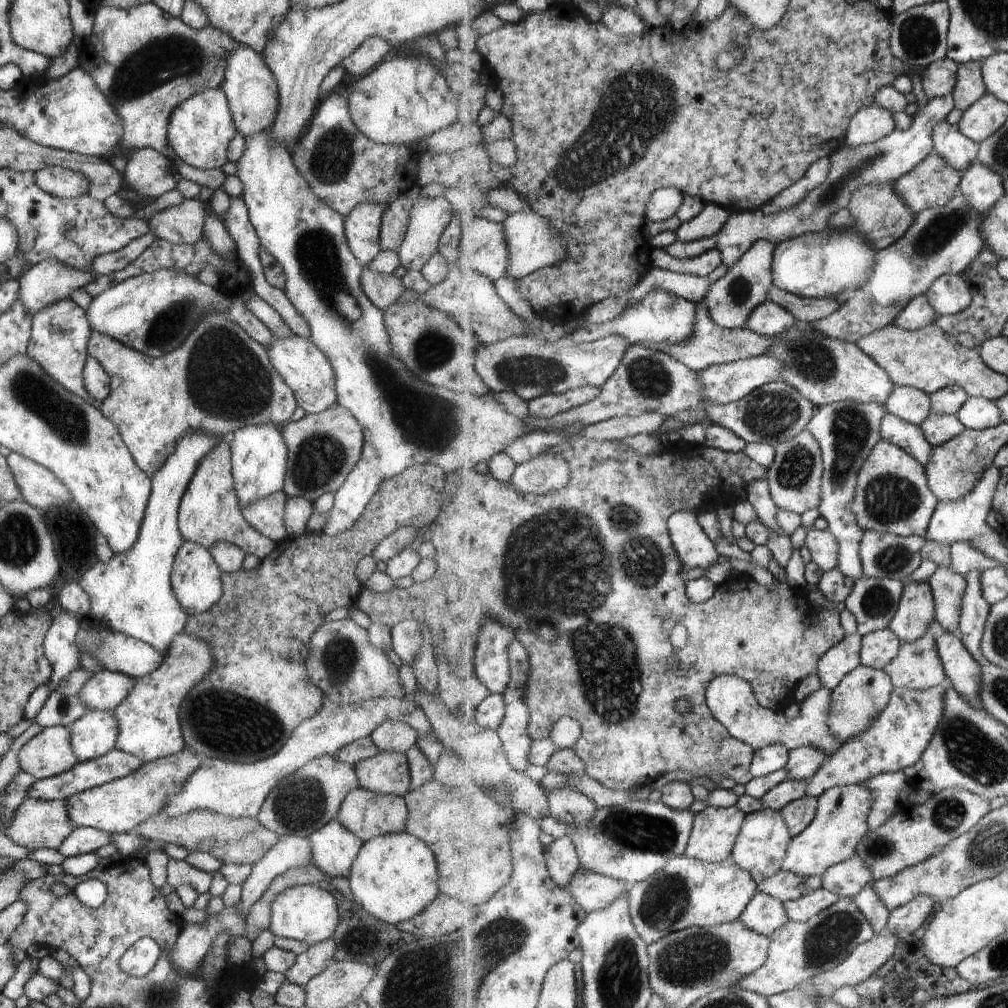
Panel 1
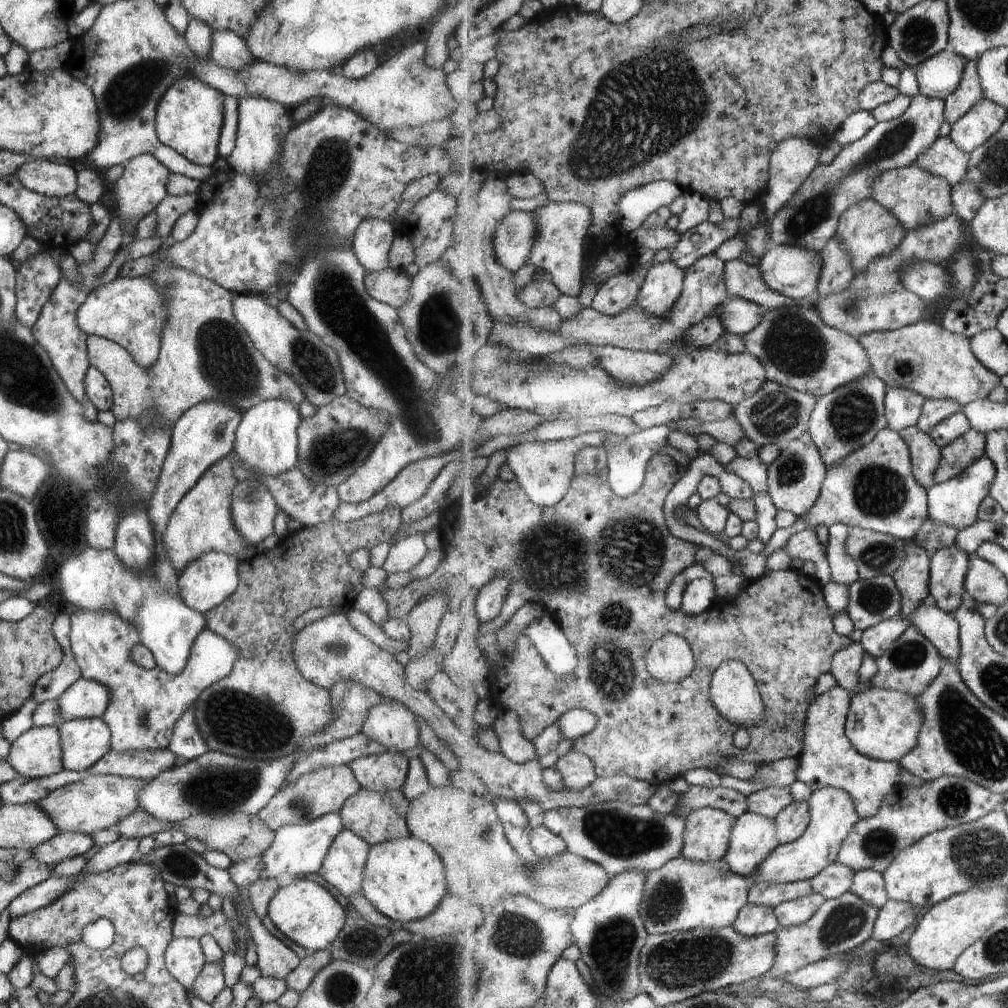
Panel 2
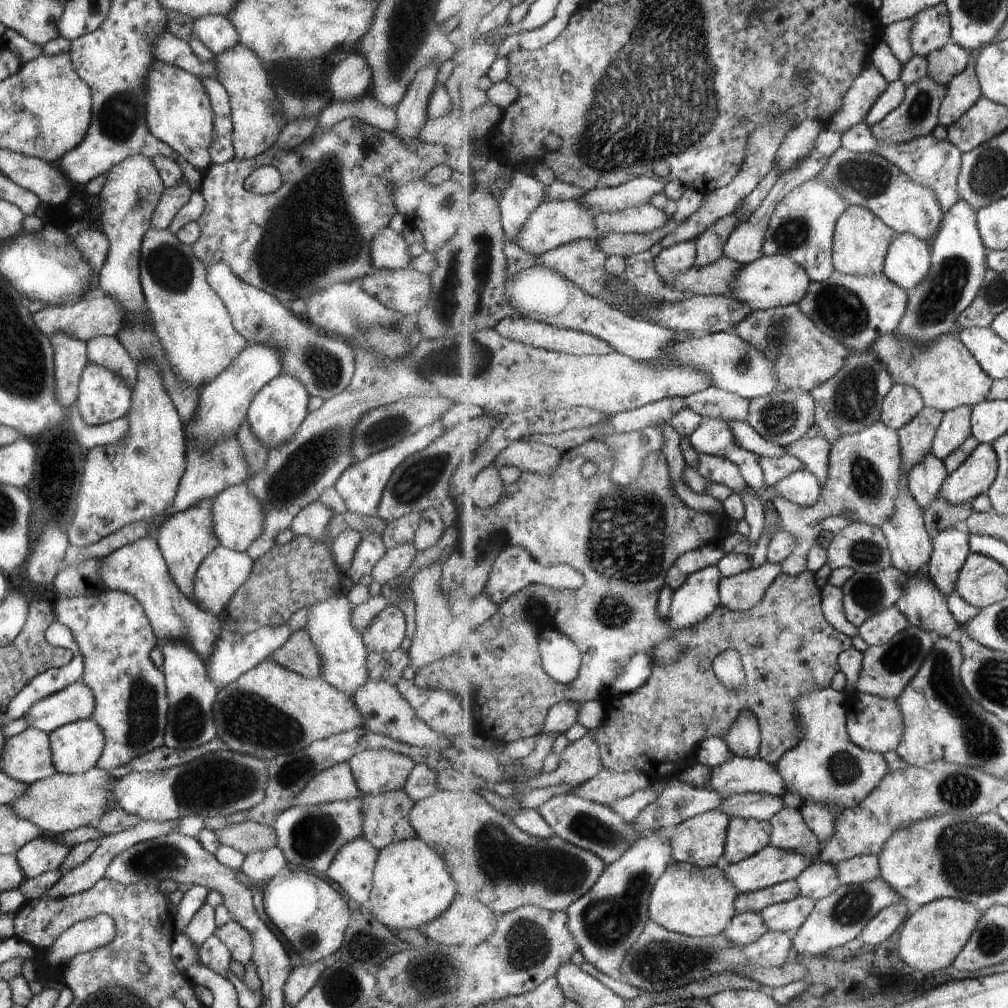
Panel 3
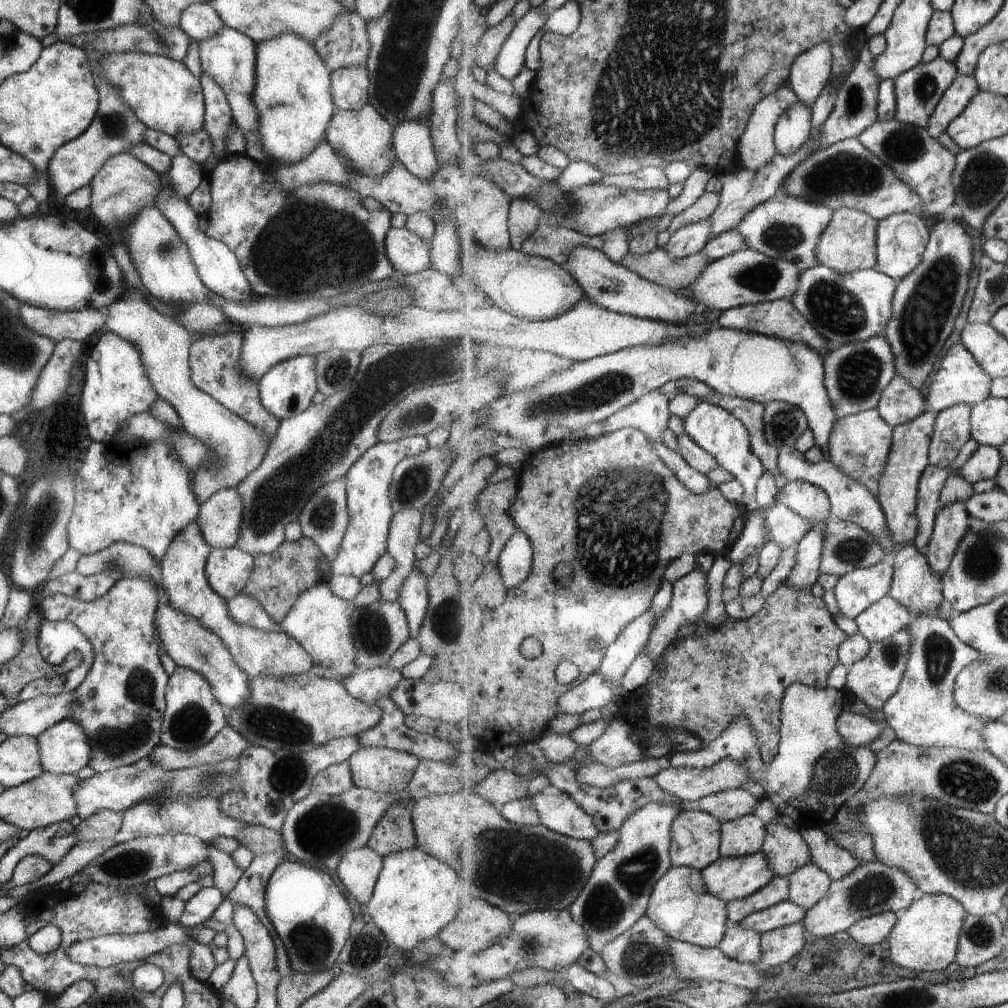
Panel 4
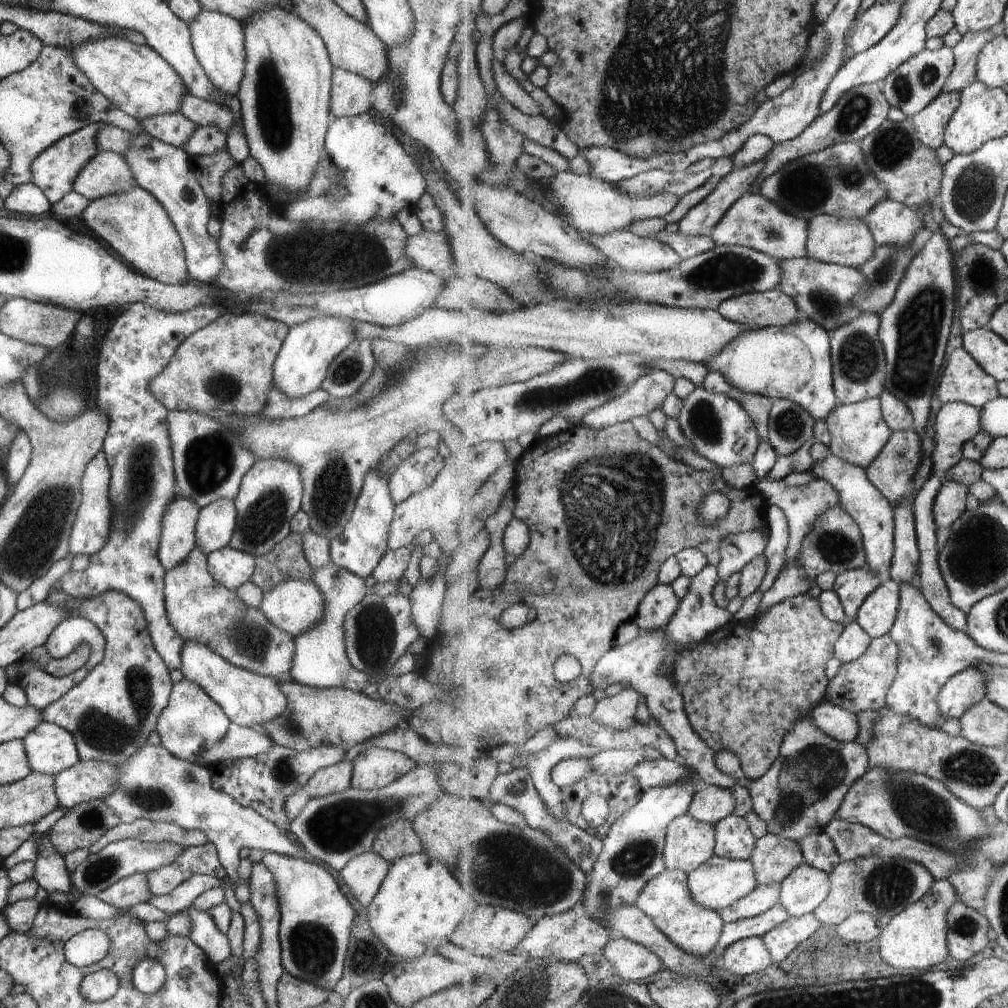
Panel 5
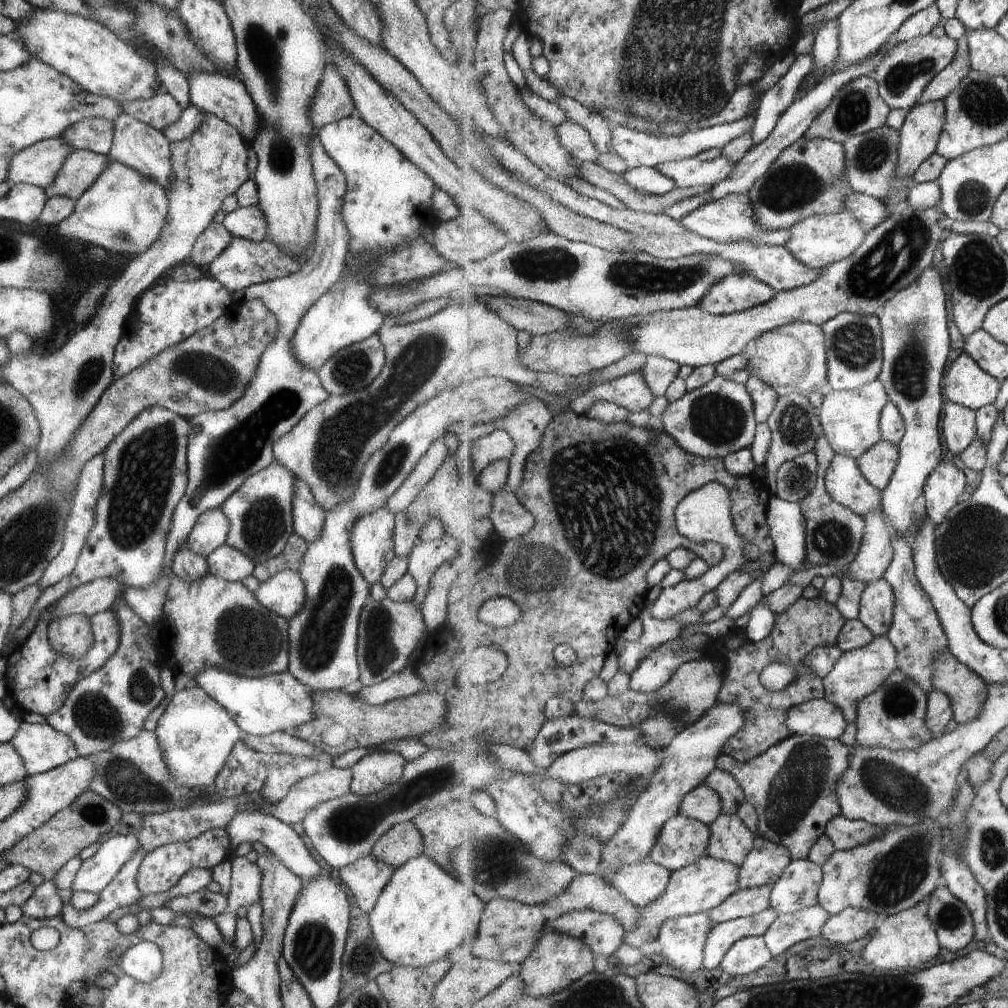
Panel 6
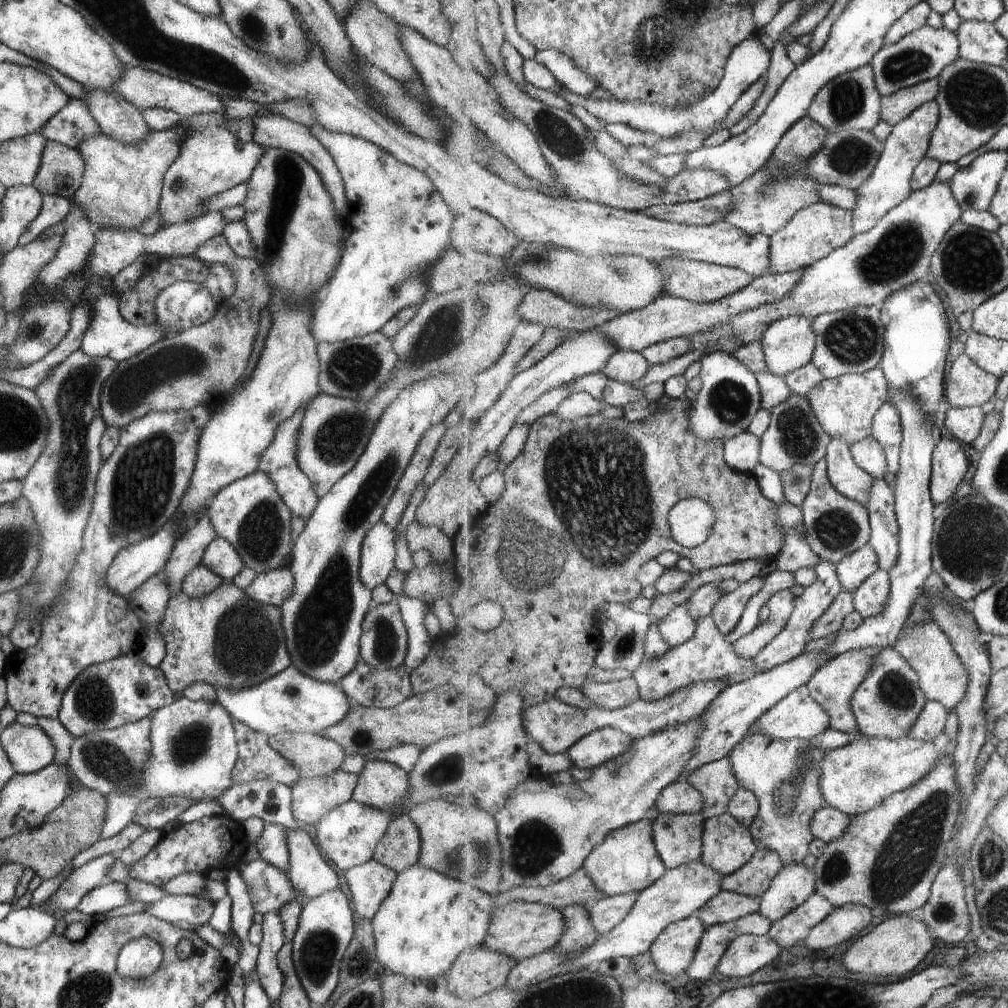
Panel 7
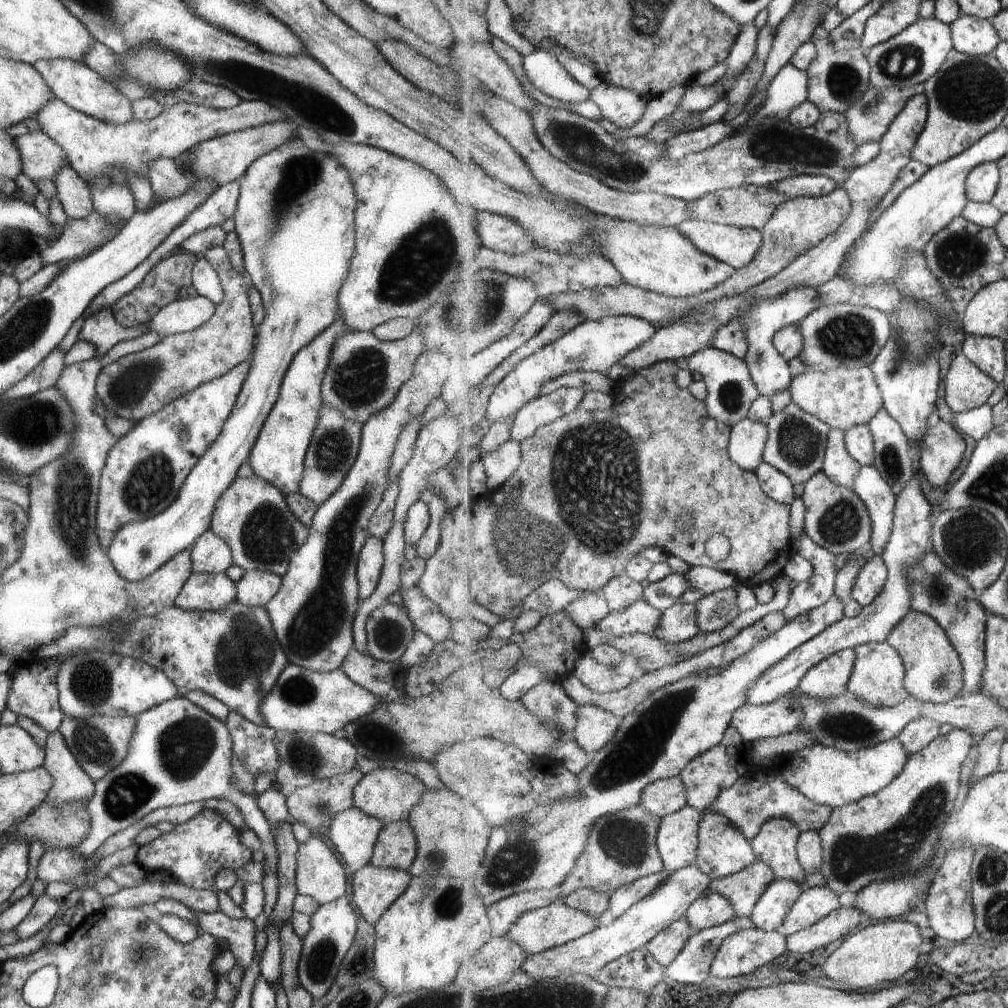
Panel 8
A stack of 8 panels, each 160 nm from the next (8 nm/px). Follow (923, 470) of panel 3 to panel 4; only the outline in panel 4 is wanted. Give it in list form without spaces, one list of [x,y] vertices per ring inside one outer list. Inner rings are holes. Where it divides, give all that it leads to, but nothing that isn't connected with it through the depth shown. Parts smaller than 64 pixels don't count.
[[[929,465],[920,480],[918,491],[917,514],[920,518],[920,531],[915,539],[915,547],[921,552],[927,552],[933,540],[936,518],[941,510],[941,495],[943,487],[952,470]]]

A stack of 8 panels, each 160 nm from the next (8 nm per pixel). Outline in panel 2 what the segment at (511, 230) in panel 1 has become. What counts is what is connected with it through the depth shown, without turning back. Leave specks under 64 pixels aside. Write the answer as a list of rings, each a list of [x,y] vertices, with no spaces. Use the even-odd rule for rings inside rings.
[[[549,202],[537,208],[533,214],[537,216],[537,242],[533,246],[533,256],[529,256],[528,264],[535,264],[543,269],[555,287],[562,294],[577,296],[581,294],[584,280],[582,277],[585,264],[585,240],[591,224],[591,210],[579,202]]]

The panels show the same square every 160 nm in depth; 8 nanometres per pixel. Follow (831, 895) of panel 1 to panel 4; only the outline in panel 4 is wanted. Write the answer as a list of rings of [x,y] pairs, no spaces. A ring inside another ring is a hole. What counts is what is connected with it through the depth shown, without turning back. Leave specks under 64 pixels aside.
[[[783,901],[771,908],[754,912],[746,916],[740,923],[745,928],[756,930],[764,935],[772,930],[801,923],[805,918],[806,908],[793,901]]]

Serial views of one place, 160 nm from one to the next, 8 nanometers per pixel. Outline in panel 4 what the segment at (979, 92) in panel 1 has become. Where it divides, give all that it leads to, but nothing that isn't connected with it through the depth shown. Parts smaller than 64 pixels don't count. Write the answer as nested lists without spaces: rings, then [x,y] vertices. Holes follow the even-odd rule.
[[[958,73],[955,82],[945,91],[927,128],[929,134],[939,140],[948,126],[959,118],[980,91],[980,85],[975,74]]]

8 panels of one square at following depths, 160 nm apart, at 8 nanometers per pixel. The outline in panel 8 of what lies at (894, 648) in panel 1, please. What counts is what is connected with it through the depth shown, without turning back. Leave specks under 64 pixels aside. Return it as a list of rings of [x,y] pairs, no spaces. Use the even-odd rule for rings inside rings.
[[[875,555],[863,564],[857,582],[853,586],[852,599],[865,608],[884,592],[886,583],[888,583],[888,566],[879,555]]]

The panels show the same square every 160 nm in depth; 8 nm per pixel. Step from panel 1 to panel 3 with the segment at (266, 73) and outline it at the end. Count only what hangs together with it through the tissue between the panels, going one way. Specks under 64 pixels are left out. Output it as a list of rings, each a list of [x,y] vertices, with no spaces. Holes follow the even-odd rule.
[[[205,15],[192,20],[192,35],[195,35],[213,54],[238,43],[237,31],[227,17]]]

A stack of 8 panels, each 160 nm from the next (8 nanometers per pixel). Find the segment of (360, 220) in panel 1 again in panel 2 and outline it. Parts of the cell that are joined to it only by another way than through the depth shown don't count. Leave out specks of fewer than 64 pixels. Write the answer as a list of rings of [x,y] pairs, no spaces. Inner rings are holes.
[[[365,218],[353,232],[349,247],[366,272],[379,271],[389,267],[389,248],[396,229],[388,221]]]

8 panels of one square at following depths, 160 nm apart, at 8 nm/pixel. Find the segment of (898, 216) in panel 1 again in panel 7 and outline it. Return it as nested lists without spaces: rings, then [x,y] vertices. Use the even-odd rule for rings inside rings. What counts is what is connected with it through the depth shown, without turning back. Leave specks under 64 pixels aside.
[[[823,201],[803,208],[797,212],[796,216],[793,216],[792,220],[789,220],[785,228],[771,236],[771,262],[769,262],[771,266],[767,270],[767,275],[812,267],[813,264],[854,240],[856,230],[853,224],[853,211],[844,210]]]

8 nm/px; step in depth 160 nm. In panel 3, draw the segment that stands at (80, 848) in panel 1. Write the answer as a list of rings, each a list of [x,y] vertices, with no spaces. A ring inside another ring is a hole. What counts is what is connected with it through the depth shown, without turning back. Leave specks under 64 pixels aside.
[[[43,834],[26,842],[14,855],[24,877],[28,879],[57,869],[71,847],[56,841],[51,835]]]

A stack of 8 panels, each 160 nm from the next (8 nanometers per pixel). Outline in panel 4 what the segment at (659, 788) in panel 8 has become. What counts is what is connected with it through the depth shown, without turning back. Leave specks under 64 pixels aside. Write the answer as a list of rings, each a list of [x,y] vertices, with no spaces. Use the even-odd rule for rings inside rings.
[[[741,788],[706,796],[698,801],[698,808],[715,815],[721,823],[726,823],[751,815],[760,801],[760,798]]]

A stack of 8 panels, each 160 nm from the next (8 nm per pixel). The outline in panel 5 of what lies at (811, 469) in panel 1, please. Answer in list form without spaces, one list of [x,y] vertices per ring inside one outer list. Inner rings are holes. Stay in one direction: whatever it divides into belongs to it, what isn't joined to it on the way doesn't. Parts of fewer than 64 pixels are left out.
[[[764,479],[763,481],[759,481],[755,487],[761,492],[761,496],[768,501],[770,506],[779,506],[785,512],[785,516],[787,516],[790,530],[790,544],[787,550],[787,561],[785,562],[785,566],[783,566],[783,570],[785,570],[787,564],[791,560],[795,560],[797,555],[799,555],[805,538],[809,536],[809,532],[812,532],[816,525],[817,516],[821,516],[823,512],[828,512],[829,508],[840,506],[841,498],[839,498],[839,492],[829,482],[818,479],[813,479],[808,484],[795,487],[787,486],[783,480],[775,482],[775,480]]]

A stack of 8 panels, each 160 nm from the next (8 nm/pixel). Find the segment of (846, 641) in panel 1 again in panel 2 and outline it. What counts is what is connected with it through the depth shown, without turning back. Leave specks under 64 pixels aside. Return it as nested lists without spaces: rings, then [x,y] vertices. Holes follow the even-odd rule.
[[[860,643],[851,644],[847,649],[837,652],[832,658],[832,672],[840,687],[845,688],[849,693],[855,692],[861,678],[859,678],[859,670],[862,668],[863,656],[865,650]]]

